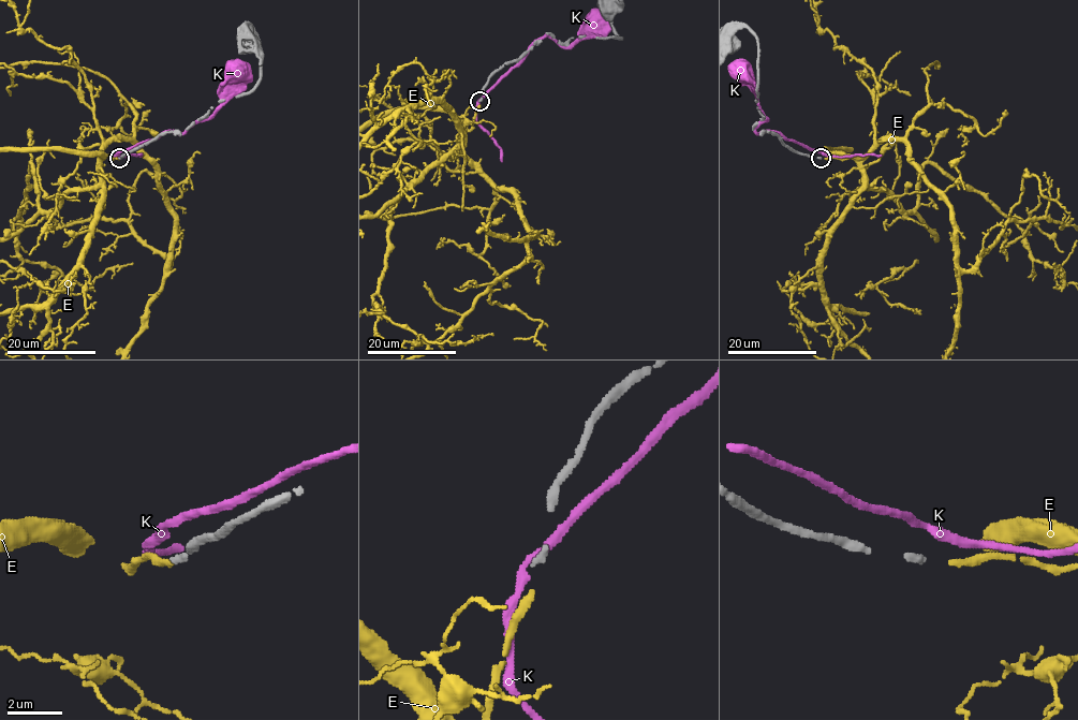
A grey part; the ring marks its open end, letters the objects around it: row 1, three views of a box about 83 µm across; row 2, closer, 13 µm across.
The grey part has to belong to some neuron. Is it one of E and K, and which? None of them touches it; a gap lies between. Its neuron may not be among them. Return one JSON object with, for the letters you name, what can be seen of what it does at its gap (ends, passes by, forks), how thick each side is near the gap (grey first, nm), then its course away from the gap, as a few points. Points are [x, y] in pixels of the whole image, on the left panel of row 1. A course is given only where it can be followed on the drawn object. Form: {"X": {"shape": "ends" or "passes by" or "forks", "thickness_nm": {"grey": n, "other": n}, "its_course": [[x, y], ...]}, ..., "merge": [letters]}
{"E": {"shape": "ends", "thickness_nm": {"grey": 240, "other": 280}}, "merge": ["E"]}

